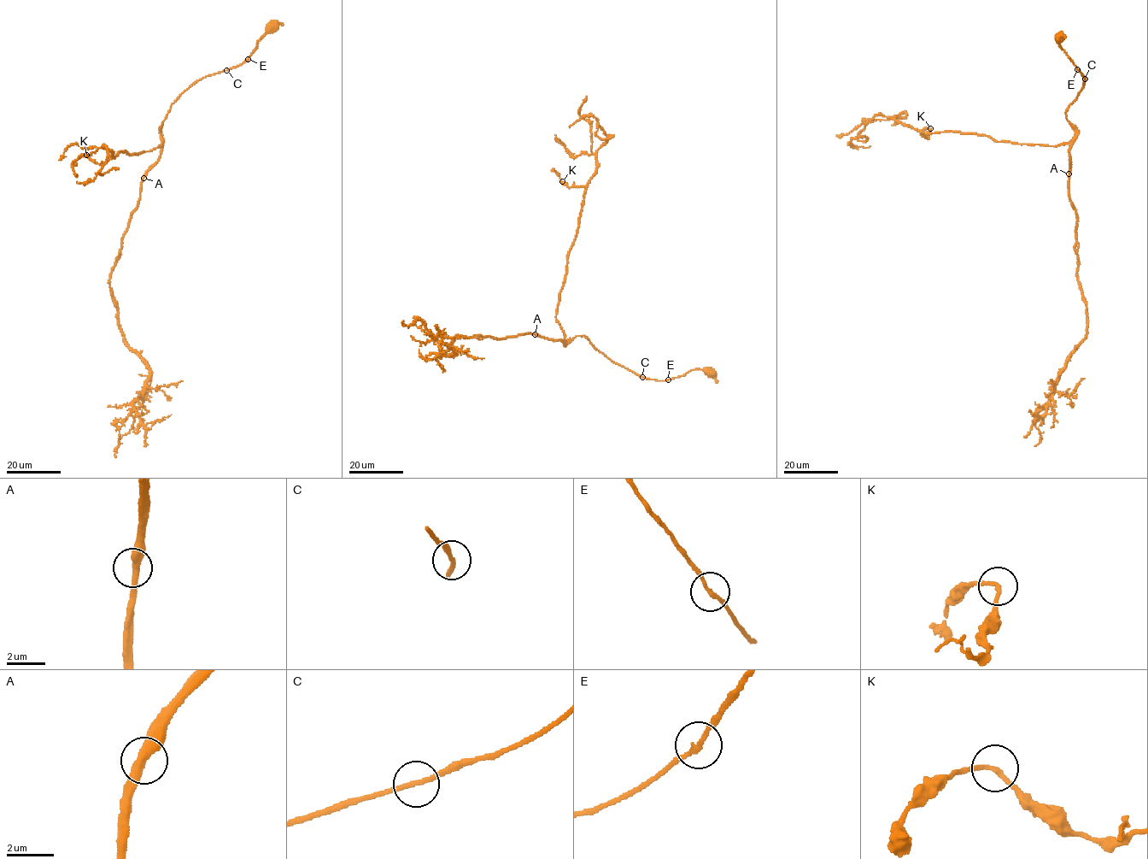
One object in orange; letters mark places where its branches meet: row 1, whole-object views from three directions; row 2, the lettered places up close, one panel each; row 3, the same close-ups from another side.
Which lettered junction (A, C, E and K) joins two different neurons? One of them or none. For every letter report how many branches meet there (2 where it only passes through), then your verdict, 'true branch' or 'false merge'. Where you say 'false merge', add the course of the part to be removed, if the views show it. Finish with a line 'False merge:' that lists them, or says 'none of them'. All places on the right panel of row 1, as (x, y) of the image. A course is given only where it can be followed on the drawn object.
A: 2 | true branch
C: 2 | true branch
E: 2 | true branch
K: 2 | true branch
False merge: none of them

